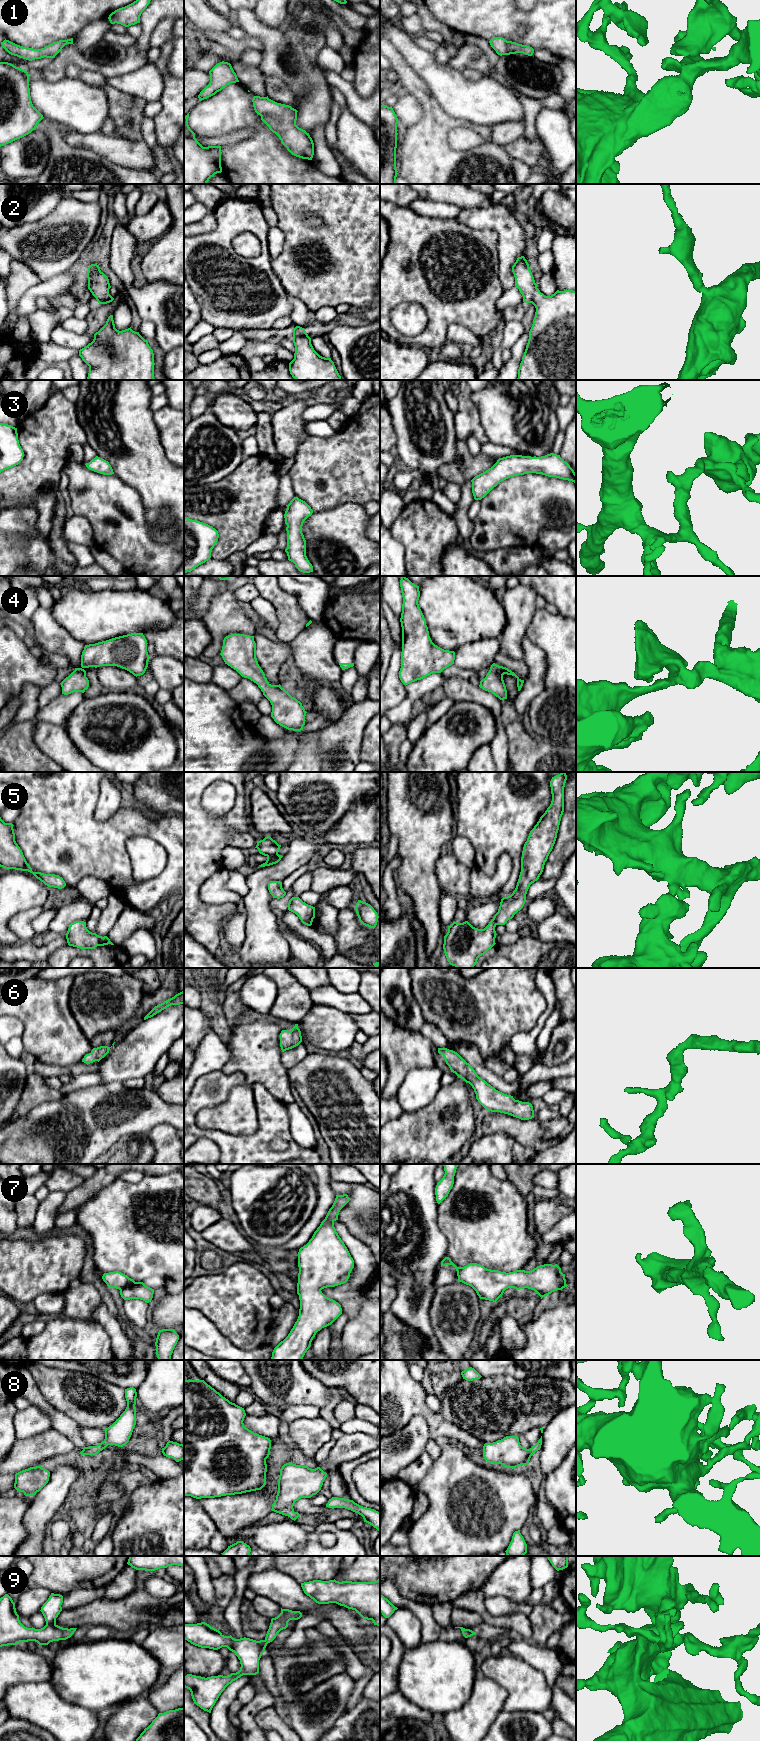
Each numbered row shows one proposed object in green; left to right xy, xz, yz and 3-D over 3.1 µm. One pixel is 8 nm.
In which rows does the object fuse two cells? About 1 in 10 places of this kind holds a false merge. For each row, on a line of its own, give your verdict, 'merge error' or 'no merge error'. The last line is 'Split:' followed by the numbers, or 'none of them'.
1: no merge error
2: no merge error
3: no merge error
4: no merge error
5: no merge error
6: no merge error
7: no merge error
8: no merge error
9: no merge error
Split: none of them

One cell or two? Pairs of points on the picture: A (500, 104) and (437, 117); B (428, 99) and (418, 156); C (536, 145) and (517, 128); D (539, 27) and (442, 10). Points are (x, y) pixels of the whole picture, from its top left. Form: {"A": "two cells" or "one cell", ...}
{"A": "two cells", "B": "one cell", "C": "two cells", "D": "one cell"}

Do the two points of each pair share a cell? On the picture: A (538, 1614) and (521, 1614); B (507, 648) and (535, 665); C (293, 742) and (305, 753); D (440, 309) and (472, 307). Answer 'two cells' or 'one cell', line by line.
A: two cells
B: two cells
C: two cells
D: one cell

